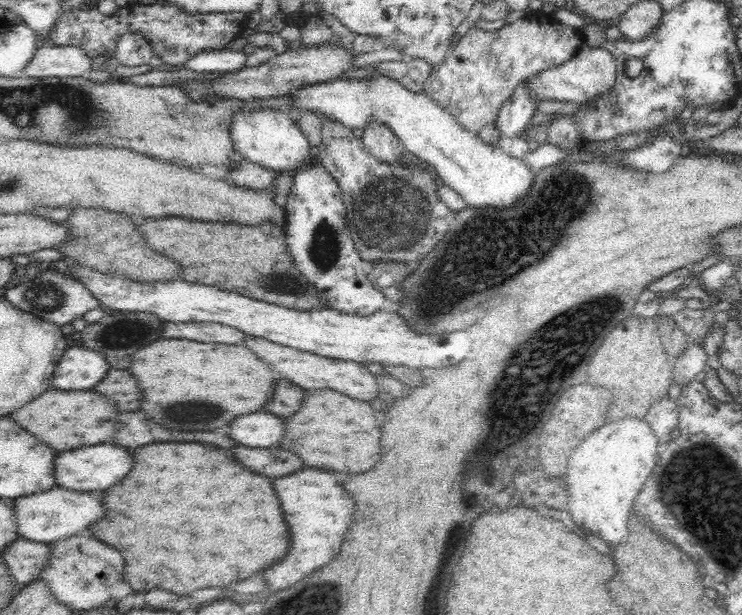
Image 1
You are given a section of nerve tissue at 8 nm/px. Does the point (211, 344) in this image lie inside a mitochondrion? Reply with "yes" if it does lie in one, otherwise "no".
no

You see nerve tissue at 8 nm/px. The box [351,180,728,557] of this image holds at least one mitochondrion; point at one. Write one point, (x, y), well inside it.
(538, 367)

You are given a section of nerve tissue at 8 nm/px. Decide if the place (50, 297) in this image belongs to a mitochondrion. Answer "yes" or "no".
yes

